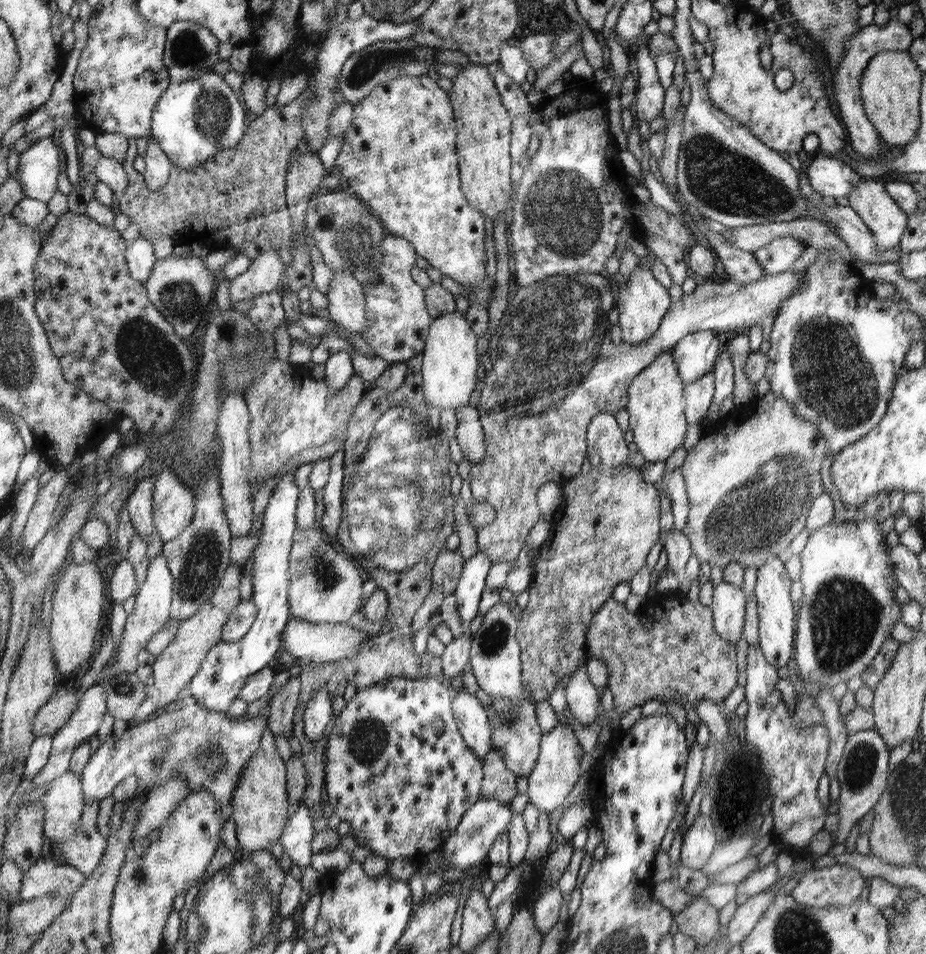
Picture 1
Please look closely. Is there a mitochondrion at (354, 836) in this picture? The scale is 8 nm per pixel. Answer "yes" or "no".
no

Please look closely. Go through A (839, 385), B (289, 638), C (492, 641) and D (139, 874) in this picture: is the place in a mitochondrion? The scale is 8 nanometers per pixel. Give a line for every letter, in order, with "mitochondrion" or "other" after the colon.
A: mitochondrion
B: other
C: mitochondrion
D: mitochondrion

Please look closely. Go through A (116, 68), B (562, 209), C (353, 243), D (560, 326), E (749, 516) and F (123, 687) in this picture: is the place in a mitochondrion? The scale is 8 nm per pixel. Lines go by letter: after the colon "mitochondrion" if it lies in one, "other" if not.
A: other
B: mitochondrion
C: mitochondrion
D: mitochondrion
E: mitochondrion
F: mitochondrion

